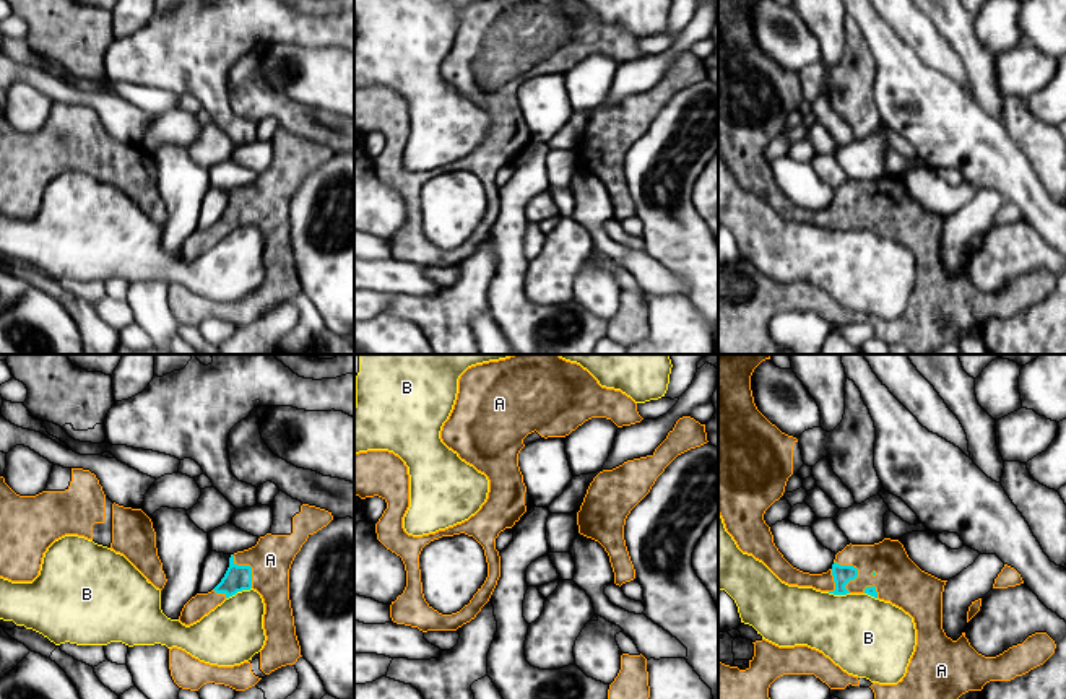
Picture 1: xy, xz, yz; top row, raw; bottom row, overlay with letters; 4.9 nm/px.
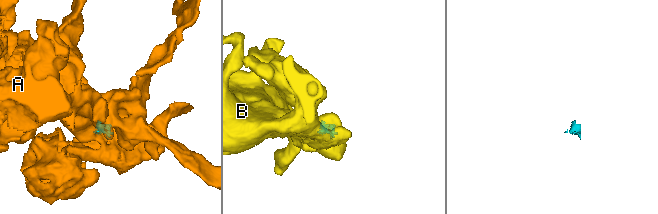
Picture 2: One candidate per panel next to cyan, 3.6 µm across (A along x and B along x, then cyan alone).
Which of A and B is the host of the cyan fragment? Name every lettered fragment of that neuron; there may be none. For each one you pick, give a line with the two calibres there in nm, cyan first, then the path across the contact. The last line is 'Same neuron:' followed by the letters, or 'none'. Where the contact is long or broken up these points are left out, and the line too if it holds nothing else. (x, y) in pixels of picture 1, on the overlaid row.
A: Thickness 100 nm (cyan) against 220 nm
Same neuron: A

